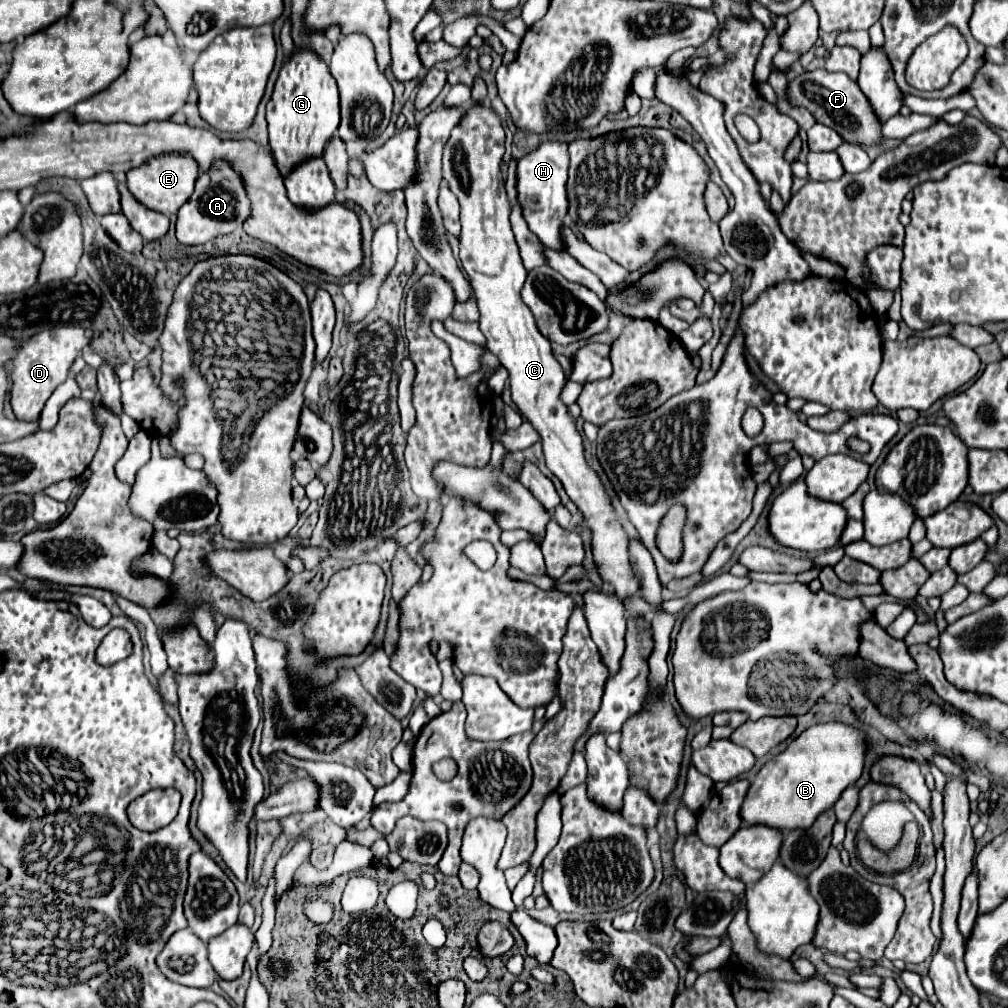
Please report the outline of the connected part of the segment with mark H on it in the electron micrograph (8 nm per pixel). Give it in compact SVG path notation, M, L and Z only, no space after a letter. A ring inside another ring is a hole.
M558 139L542 141L534 151L526 153L518 161L518 201L524 207L524 219L530 231L548 247L556 251L564 251L564 215L568 213L566 199L566 181L568 181L568 143Z

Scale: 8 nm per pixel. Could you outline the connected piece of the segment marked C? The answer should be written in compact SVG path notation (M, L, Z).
M472 105L466 111L464 121L460 121L460 125L452 131L442 159L444 181L460 201L460 261L478 299L480 331L488 341L486 347L510 373L512 401L518 405L522 417L540 433L546 467L562 481L568 497L584 513L586 527L592 529L594 559L604 583L612 585L616 597L638 595L638 579L632 573L628 557L628 535L620 527L596 471L584 459L582 437L574 419L568 417L566 405L558 399L562 385L566 383L564 371L550 351L550 341L540 335L532 311L520 297L526 281L526 269L518 255L518 245L508 221L510 203L506 199L504 179L500 173L502 155L504 129L500 125L500 117L488 105Z

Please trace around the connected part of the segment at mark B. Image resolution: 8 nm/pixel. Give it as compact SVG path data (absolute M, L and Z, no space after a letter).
M838 721L806 729L758 771L740 809L742 823L768 825L778 831L812 827L816 817L830 809L848 785L856 783L864 767L864 751L866 743L860 729Z

